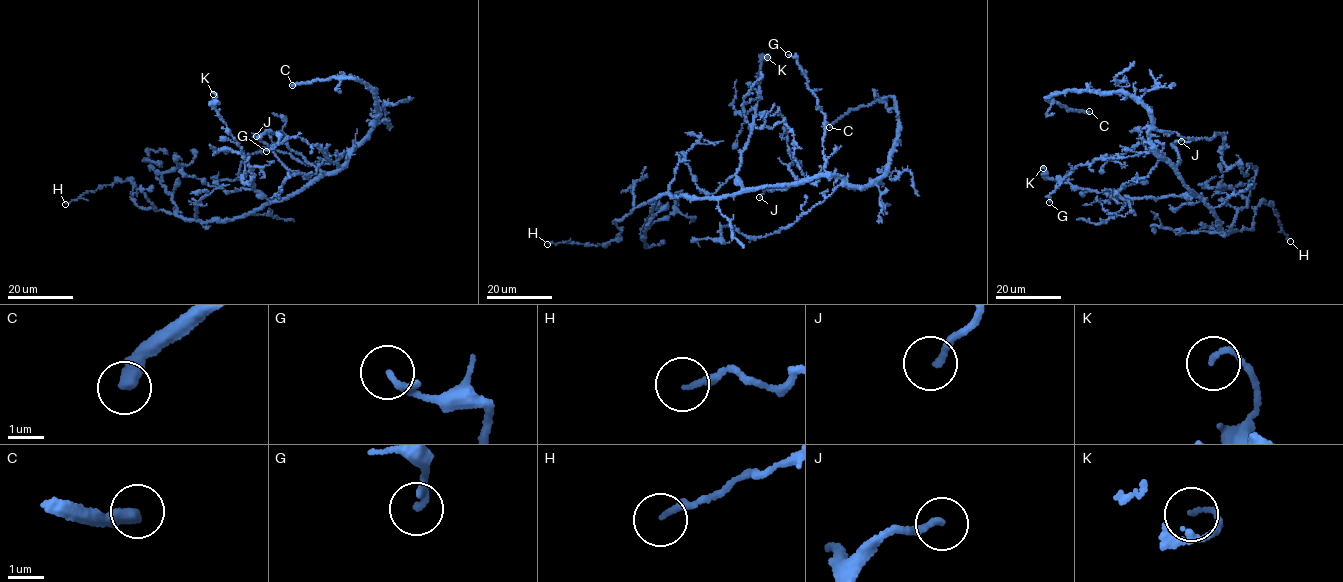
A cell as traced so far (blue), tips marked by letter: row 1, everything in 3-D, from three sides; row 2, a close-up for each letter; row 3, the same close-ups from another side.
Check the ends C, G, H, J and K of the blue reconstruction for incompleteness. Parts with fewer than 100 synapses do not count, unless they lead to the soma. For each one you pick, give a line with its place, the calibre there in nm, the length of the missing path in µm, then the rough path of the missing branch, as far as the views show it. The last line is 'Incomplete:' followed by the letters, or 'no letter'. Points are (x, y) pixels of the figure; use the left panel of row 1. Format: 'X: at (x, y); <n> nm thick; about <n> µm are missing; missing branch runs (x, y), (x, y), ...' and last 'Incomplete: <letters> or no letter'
C: at (292, 85); 400 nm thick; about 90 µm are missing; missing branch runs (292, 85), (308, 101), (301, 124), (288, 126), (279, 112), (285, 115), (253, 90), (250, 70), (231, 62)
Incomplete: C

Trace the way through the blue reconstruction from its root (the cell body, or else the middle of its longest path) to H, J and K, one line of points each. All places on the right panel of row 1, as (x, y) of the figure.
H: (1183, 182), (1209, 207), (1224, 235), (1253, 230), (1255, 207), (1263, 202), (1276, 210), (1290, 241)
J: (1183, 182), (1176, 168), (1180, 160), (1173, 146), (1181, 141)
K: (1183, 182), (1195, 194), (1125, 199), (1049, 179), (1043, 168)

